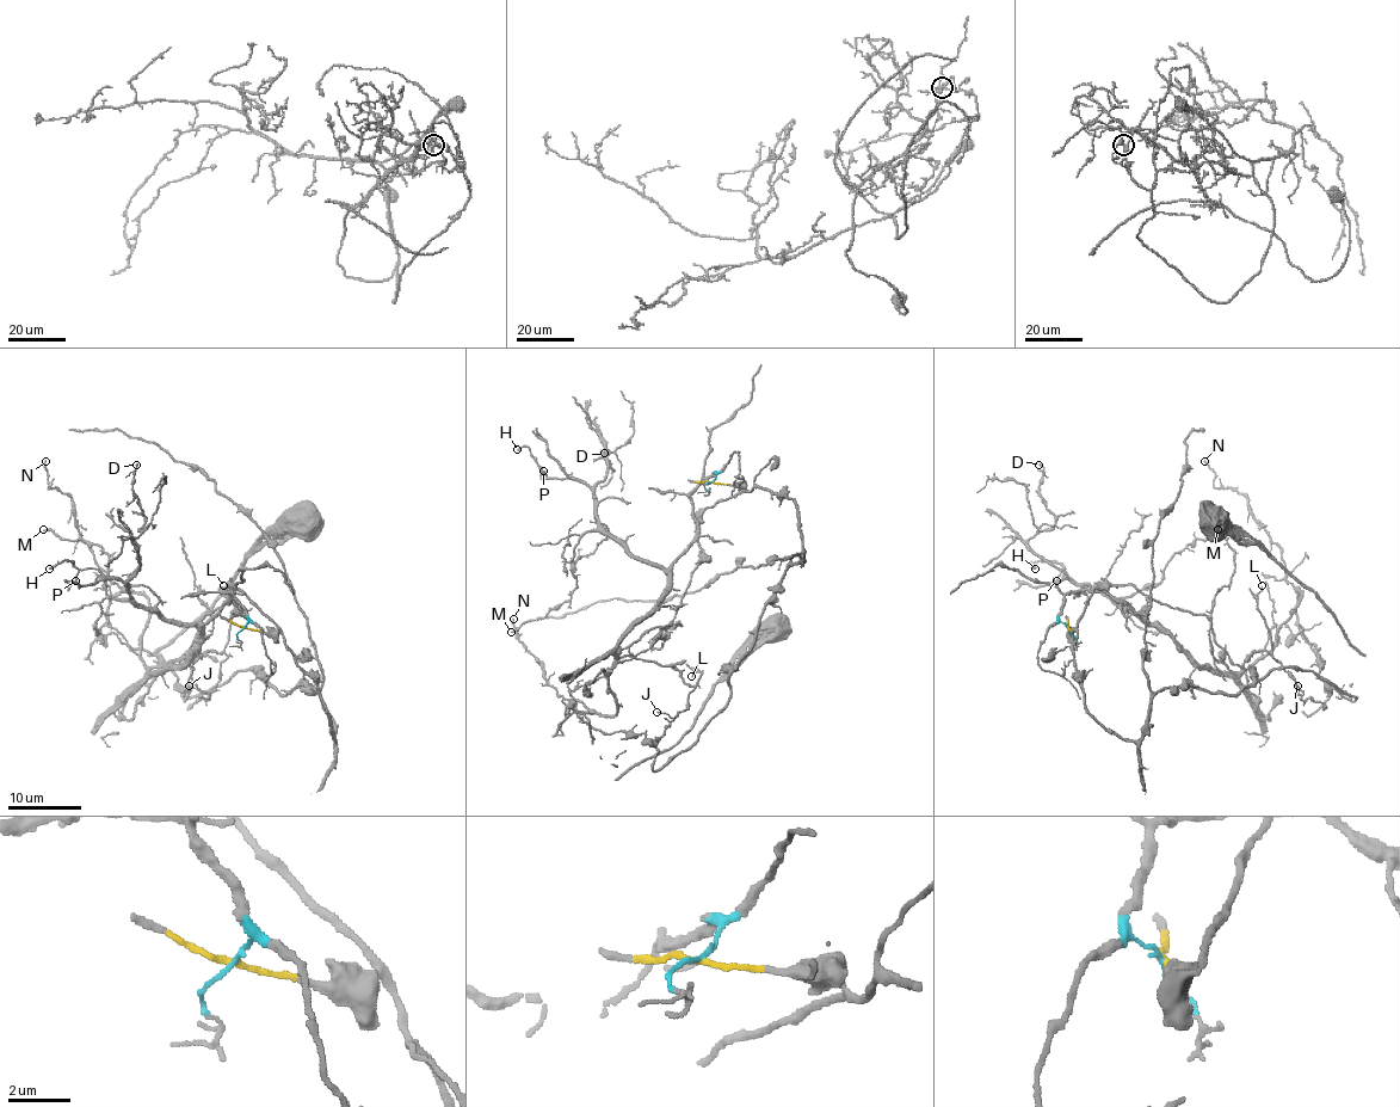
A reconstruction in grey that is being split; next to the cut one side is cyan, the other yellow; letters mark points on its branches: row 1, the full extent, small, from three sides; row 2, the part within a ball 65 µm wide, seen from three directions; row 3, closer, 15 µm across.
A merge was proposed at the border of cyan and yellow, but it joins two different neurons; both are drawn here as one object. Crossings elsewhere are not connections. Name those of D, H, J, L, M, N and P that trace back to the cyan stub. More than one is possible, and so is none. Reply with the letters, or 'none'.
D, H, J, L, M, N, P

